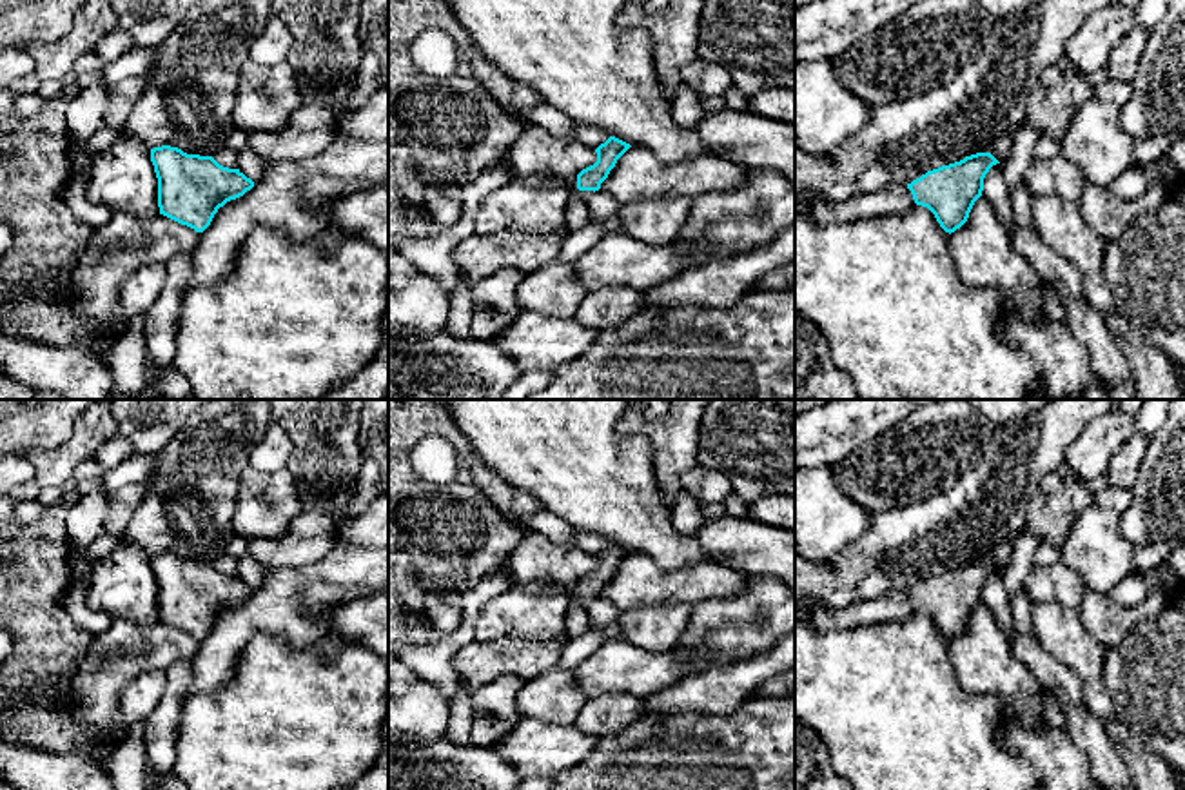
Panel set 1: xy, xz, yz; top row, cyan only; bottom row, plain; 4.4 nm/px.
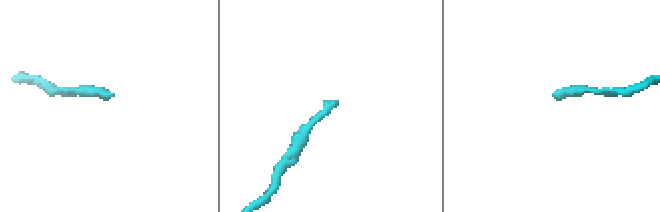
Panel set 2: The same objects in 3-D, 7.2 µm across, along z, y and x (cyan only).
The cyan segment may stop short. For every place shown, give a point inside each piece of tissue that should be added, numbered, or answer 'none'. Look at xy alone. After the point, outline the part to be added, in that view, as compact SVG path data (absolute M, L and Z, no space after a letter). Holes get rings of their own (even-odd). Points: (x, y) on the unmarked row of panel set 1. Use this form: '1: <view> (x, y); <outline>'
none

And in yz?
1: yz (893, 605); M889 590L878 597L849 605L842 610L802 603L795 608L795 619L808 621L818 632L829 632L846 627L900 621L911 617L915 612L916 610L907 592Z

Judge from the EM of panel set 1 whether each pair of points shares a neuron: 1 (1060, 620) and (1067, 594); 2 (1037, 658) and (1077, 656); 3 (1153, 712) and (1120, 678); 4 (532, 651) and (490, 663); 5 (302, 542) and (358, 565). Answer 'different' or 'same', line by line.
1: different
2: different
3: same
4: same
5: different

